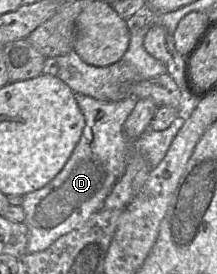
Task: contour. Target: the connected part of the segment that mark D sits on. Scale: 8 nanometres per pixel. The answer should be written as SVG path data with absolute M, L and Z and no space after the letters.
M74 93L76 102L85 117L82 136L63 169L44 187L25 194L22 207L25 212L24 224L28 229L27 253L36 253L47 249L59 237L81 227L96 212L104 207L104 202L115 184L123 176L132 155L141 155L150 167L155 169L166 156L168 149L183 127L183 118L176 117L170 127L164 131L148 129L139 138L130 141L125 136L123 125L134 109L138 98L126 98L116 102L100 101L90 96Z

